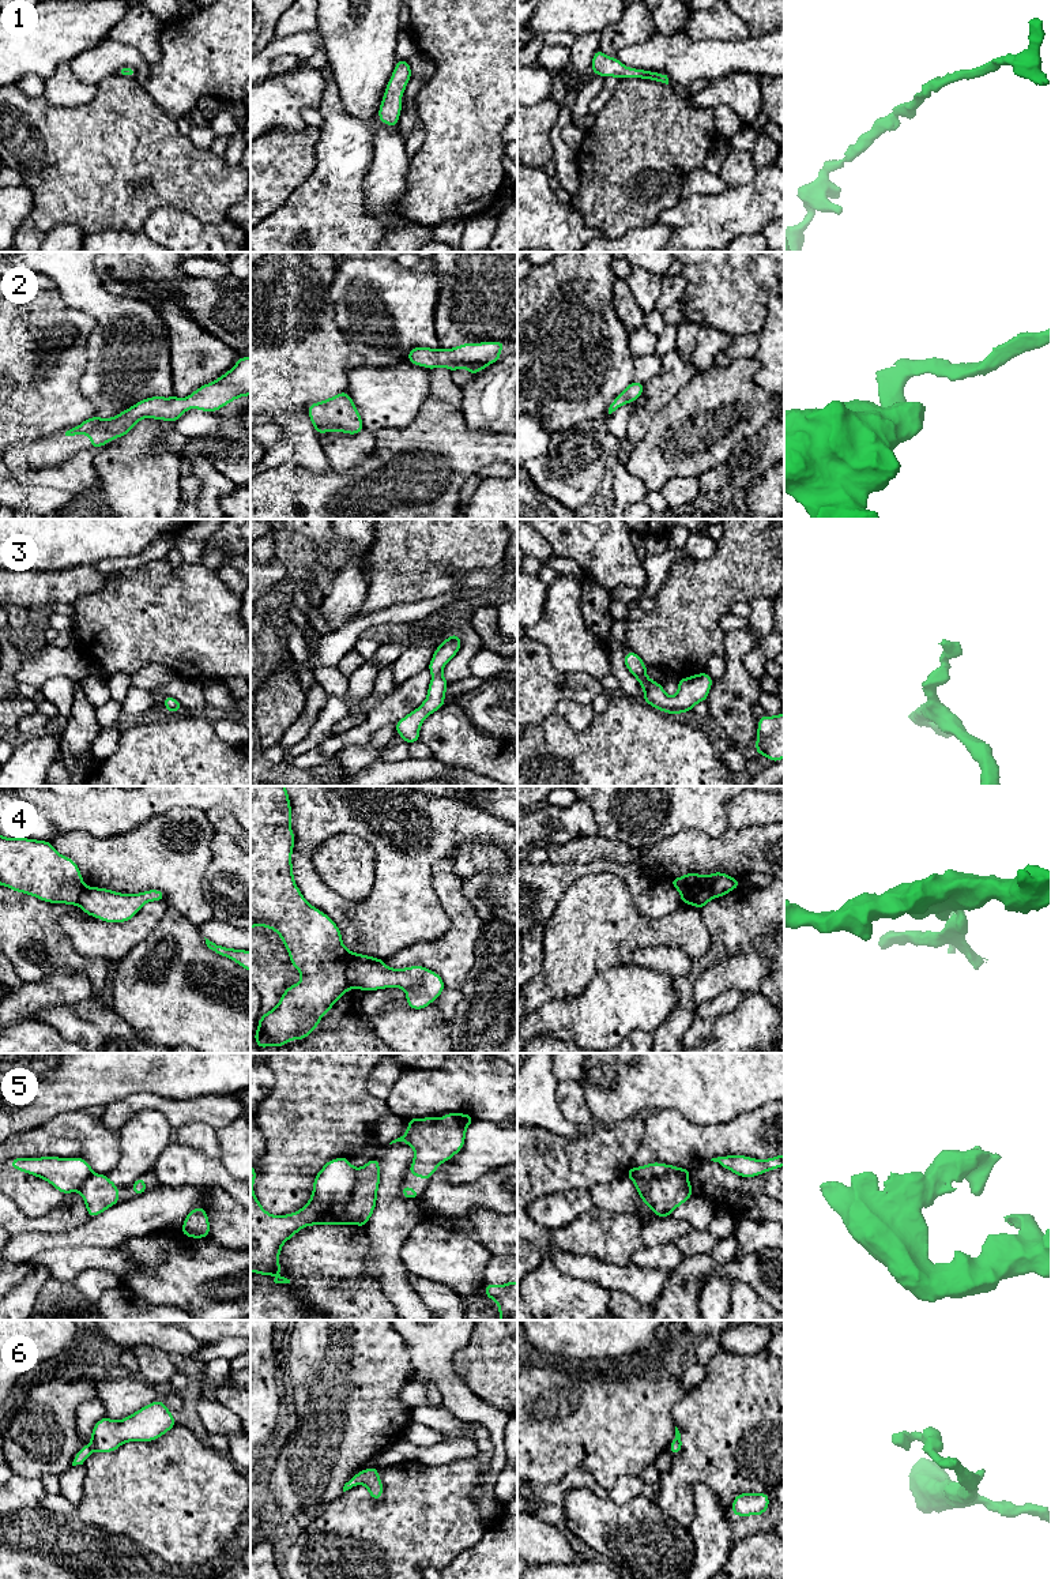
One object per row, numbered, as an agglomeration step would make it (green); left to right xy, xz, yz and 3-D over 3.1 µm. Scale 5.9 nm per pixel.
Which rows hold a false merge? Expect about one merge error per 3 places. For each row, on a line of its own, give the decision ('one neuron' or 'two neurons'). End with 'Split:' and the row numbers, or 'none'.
1: one neuron
2: one neuron
3: one neuron
4: two neurons
5: two neurons
6: one neuron
Split: 4, 5

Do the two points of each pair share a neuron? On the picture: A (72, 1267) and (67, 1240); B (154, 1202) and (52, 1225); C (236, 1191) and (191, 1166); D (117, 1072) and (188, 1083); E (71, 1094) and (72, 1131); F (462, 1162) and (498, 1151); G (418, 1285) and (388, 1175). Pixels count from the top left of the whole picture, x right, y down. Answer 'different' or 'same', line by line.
A: different
B: different
C: same
D: same
E: different
F: same
G: different

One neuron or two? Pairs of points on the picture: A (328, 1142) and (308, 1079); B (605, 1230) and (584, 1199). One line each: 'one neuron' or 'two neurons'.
A: one neuron
B: two neurons

